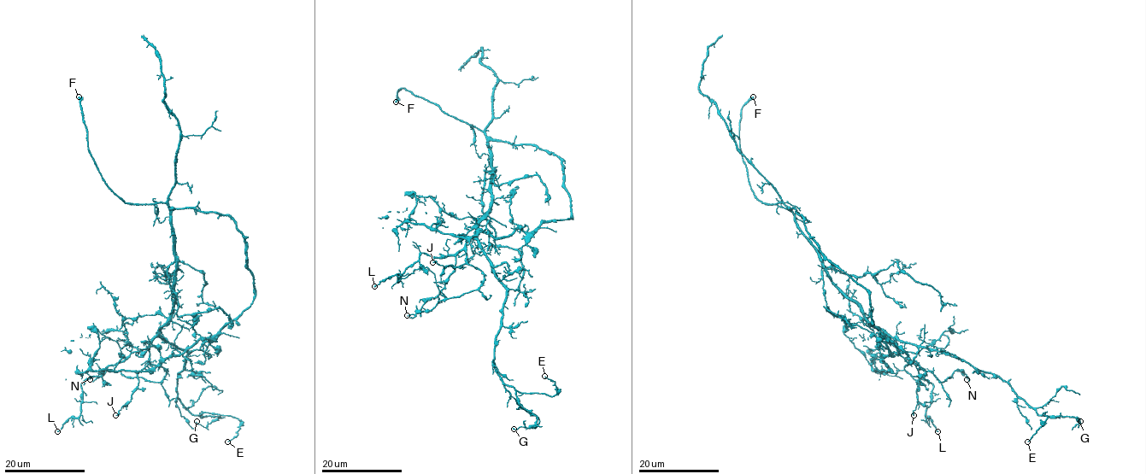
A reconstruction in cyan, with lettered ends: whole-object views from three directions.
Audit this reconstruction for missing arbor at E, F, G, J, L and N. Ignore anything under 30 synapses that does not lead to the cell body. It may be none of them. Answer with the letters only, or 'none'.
F

